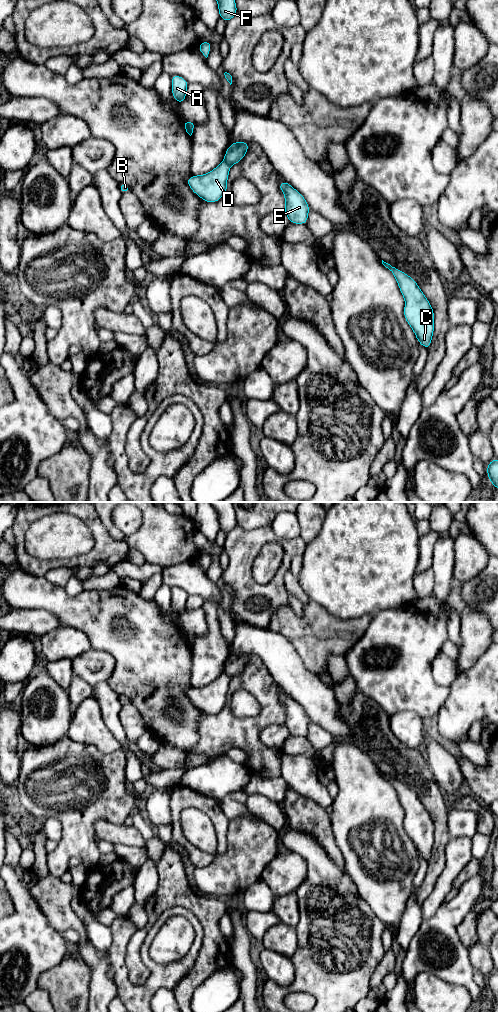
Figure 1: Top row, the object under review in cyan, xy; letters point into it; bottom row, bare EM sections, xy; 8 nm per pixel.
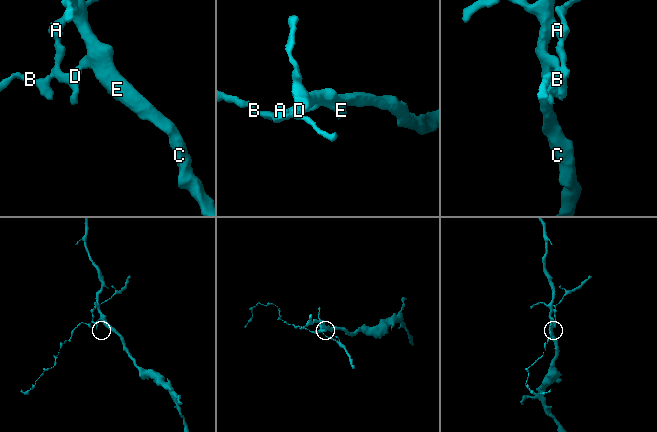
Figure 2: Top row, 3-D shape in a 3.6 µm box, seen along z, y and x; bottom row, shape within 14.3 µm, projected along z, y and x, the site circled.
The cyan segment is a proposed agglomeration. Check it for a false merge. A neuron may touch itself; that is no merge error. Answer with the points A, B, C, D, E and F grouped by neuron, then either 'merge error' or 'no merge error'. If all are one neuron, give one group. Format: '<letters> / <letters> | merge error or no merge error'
A B D / C E F | merge error

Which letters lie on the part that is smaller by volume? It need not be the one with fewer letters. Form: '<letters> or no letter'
A, B, D

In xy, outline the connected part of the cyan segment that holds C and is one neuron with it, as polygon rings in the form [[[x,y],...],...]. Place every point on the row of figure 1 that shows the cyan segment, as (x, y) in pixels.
[[[382,260],[396,278],[405,299],[404,317],[414,331],[418,342],[428,350],[434,332],[434,311],[418,284],[409,275]]]

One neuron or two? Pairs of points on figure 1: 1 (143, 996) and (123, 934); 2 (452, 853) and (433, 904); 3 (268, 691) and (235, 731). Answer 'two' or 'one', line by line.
1: one
2: one
3: one

